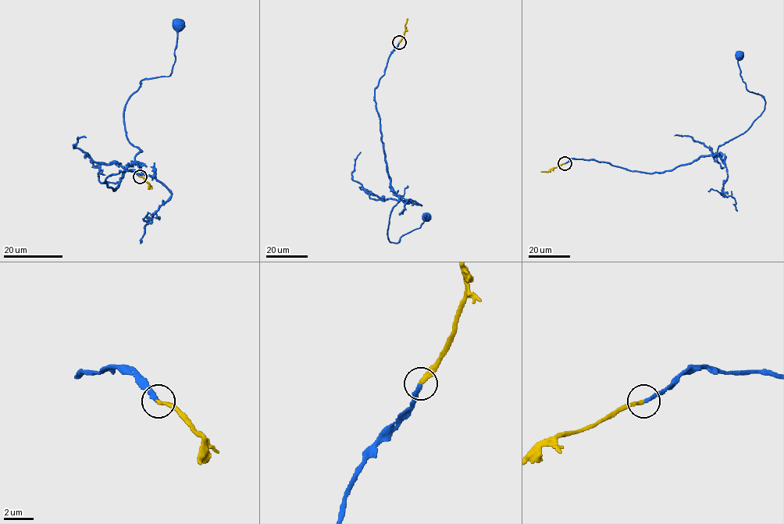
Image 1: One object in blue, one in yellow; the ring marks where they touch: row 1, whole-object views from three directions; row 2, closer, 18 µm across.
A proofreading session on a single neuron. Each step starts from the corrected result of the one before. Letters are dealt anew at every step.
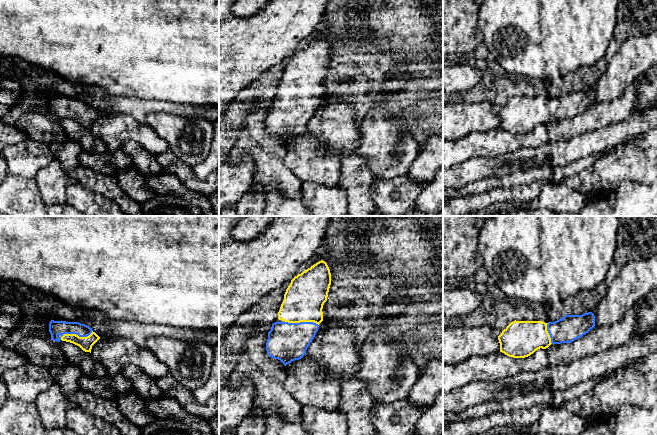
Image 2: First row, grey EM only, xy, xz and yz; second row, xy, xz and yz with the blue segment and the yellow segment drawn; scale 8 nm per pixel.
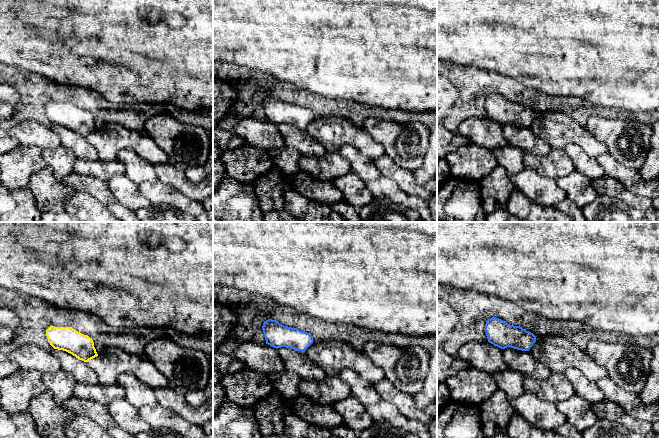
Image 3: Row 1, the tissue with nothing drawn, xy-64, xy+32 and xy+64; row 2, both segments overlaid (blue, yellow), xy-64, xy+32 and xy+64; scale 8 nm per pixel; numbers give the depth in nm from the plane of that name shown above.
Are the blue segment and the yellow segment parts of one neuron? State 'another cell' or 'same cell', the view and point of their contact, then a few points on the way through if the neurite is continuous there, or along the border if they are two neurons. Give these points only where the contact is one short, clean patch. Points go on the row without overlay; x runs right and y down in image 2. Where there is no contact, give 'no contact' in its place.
same cell | xy (76, 110) | across xy (56, 104), (64, 104), (76, 110), (85, 119)

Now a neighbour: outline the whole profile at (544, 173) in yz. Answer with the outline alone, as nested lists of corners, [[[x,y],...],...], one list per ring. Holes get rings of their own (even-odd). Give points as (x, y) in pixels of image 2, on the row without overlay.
[[[610,148],[605,150],[603,153],[595,153],[589,157],[579,158],[569,164],[556,166],[553,169],[549,166],[531,167],[503,177],[486,177],[470,183],[459,190],[443,190],[443,201],[455,197],[480,194],[496,188],[509,188],[530,184],[535,181],[542,181],[545,184],[560,184],[563,179],[573,177],[581,171],[587,169],[598,159],[601,154],[607,154],[612,150],[613,148]]]

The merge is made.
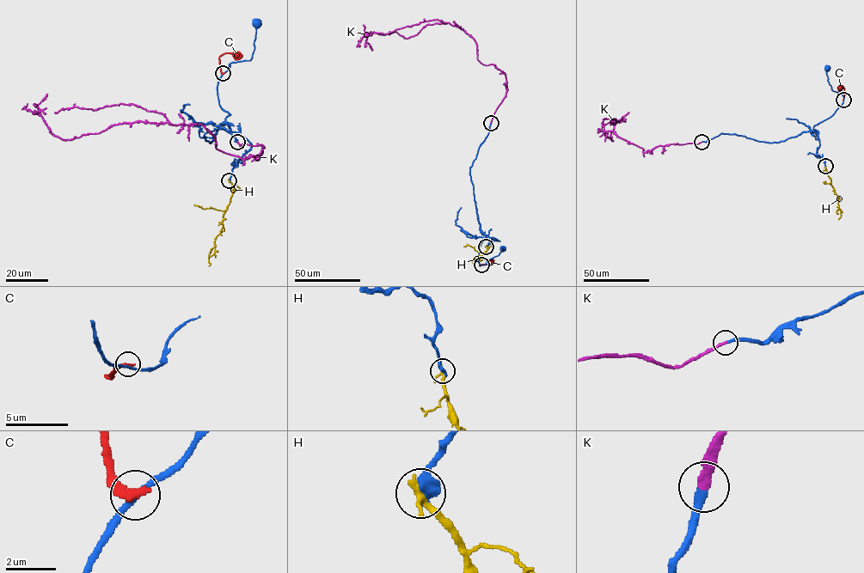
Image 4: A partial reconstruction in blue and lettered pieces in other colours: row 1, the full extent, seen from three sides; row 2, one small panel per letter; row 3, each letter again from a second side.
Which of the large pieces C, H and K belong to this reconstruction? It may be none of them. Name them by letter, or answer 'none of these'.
K

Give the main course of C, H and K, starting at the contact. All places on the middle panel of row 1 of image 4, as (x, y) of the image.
C: (481, 265), (493, 259)
H: (486, 246), (488, 248), (481, 258), (473, 262), (473, 259)
K: (491, 123), (506, 92), (505, 75), (481, 64), (474, 40), (458, 27), (420, 21), (364, 35), (360, 45)

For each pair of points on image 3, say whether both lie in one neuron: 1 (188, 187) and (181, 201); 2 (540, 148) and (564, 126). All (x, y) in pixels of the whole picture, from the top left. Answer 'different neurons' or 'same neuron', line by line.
1: different neurons
2: different neurons

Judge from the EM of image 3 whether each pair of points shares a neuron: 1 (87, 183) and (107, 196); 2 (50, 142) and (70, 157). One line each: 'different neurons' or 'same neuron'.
1: same neuron
2: different neurons

